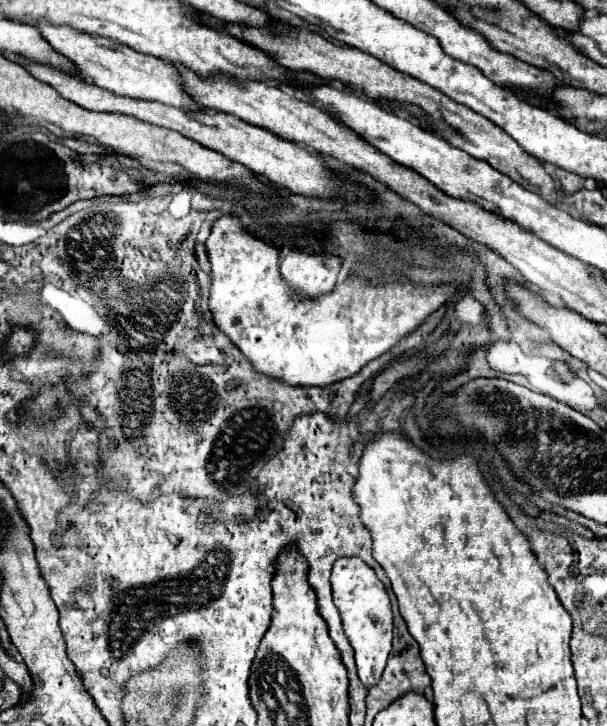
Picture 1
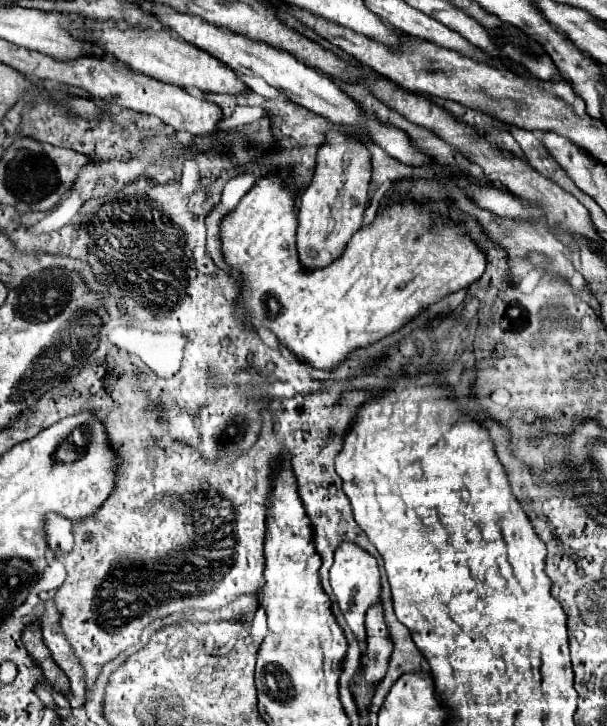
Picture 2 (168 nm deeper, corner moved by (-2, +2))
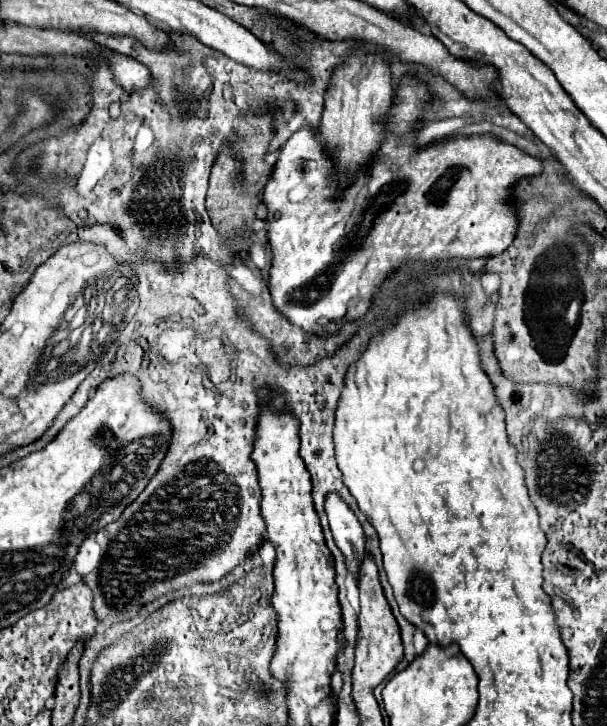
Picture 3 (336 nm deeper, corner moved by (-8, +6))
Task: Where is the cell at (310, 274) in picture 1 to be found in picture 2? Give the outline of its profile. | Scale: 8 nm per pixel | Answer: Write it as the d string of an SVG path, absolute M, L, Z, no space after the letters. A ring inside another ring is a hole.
M328 132L326 142L316 158L316 172L312 184L300 200L296 250L298 260L306 270L326 268L344 254L346 244L360 228L364 210L368 206L370 184L370 152L346 132Z

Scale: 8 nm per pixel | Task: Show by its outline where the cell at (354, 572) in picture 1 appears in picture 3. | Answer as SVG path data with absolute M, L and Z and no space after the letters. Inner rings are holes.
M326 494L324 510L330 522L330 530L334 534L336 546L342 550L346 560L350 562L350 572L356 578L356 570L366 554L366 538L362 526L348 504L338 494Z

